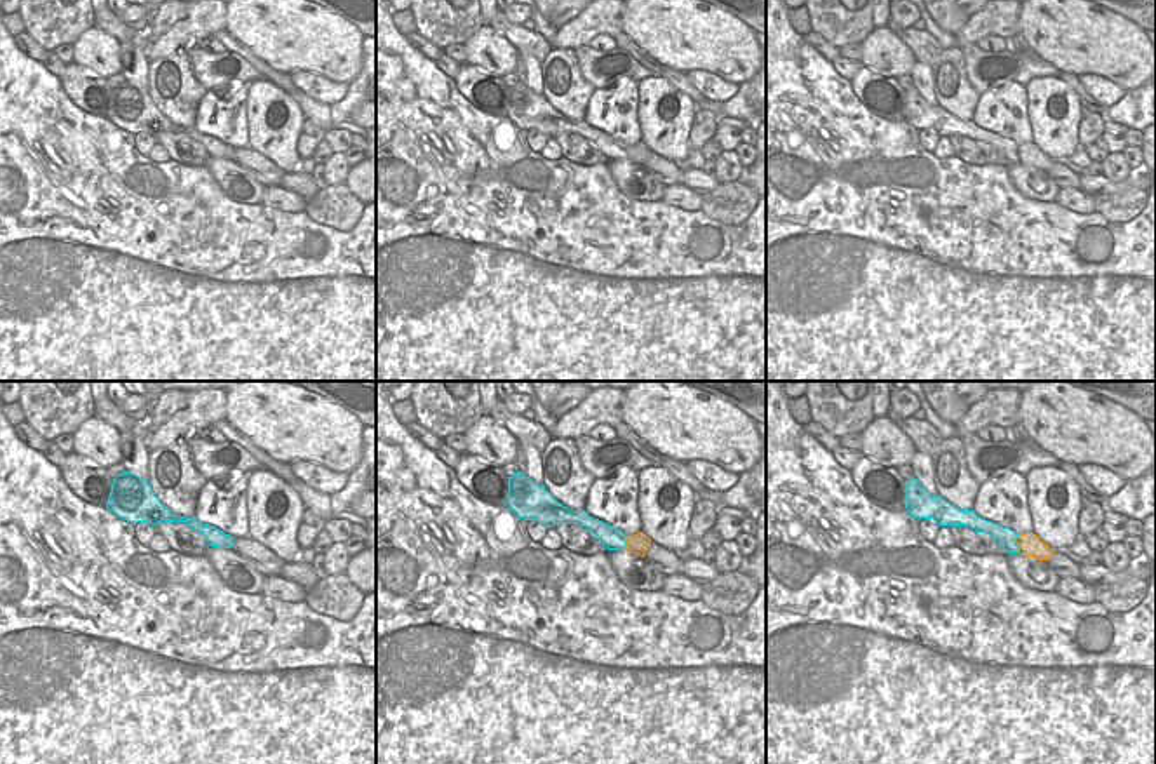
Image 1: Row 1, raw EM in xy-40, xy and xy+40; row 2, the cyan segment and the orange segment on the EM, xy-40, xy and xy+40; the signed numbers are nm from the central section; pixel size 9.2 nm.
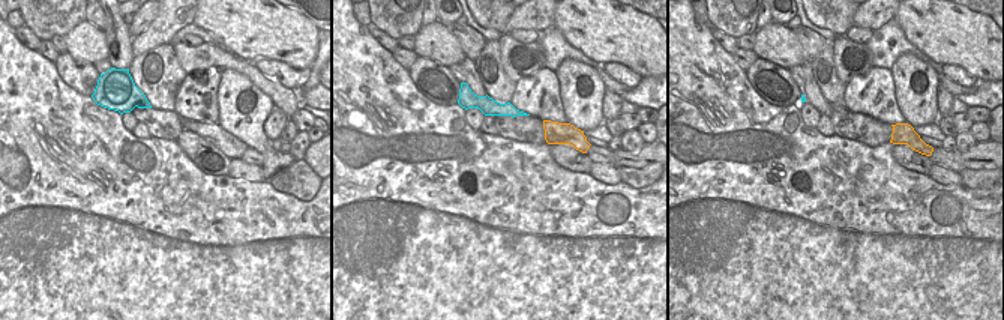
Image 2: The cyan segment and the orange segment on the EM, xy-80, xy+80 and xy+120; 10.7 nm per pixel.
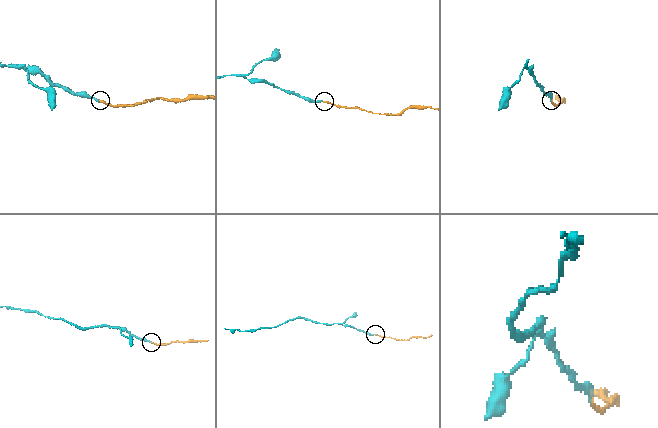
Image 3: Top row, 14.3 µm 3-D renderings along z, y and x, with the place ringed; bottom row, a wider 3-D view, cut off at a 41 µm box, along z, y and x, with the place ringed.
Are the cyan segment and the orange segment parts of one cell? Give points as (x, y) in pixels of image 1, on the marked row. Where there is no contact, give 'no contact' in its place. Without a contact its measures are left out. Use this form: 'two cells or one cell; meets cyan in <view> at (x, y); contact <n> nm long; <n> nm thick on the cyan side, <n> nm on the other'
one cell; meets cyan in xy+40 at (1015, 543); contact 180 nm long; 170 nm thick on the cyan side, 200 nm on the other

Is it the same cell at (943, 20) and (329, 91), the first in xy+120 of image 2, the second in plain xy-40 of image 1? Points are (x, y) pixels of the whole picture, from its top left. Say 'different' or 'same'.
different

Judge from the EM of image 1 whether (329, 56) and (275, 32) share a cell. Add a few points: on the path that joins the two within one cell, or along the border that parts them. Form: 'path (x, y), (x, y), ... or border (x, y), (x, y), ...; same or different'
path (315, 42), (309, 37), (289, 33); same

